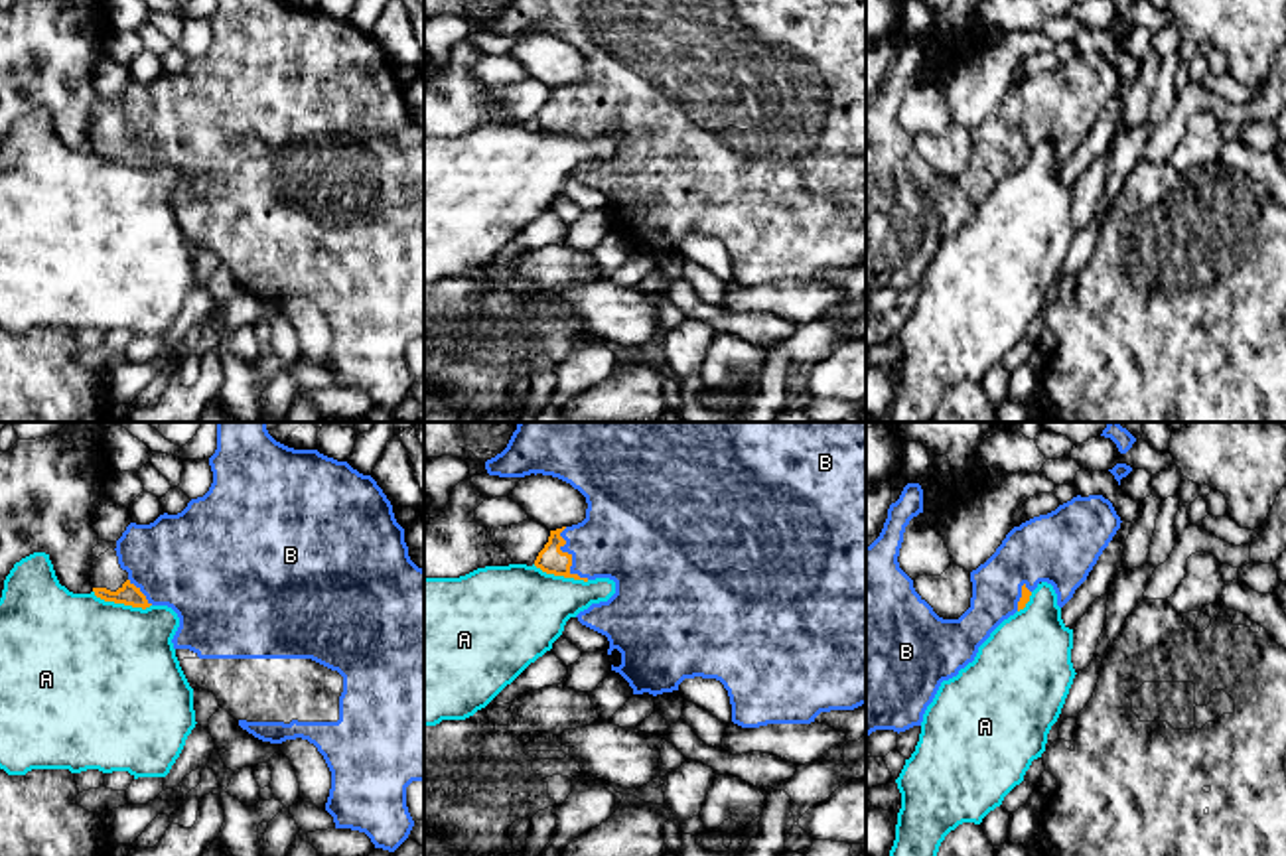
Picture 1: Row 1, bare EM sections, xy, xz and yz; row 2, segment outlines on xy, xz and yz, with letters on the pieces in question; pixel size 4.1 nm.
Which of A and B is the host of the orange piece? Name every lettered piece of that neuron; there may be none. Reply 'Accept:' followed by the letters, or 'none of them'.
Accept: B

